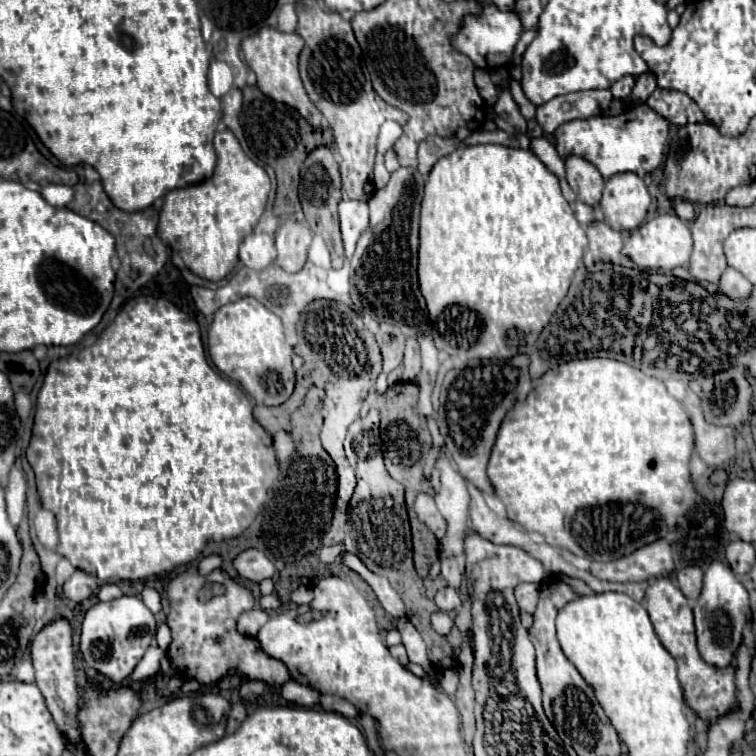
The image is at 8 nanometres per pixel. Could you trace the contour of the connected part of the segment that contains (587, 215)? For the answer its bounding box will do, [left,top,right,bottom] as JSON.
[574,201,594,225]

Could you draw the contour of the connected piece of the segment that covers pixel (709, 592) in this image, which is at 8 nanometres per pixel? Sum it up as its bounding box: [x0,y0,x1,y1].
[694,561,750,669]

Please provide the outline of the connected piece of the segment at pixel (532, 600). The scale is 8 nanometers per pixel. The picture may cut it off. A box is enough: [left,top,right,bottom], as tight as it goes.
[514,583,540,613]

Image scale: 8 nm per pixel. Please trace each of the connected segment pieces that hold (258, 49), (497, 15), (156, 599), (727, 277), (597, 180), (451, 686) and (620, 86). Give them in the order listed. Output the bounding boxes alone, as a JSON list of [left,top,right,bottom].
[[242,27,322,127],[454,3,522,71],[142,587,162,613],[720,267,752,301],[564,155,604,207],[440,671,458,695],[610,77,634,101]]

